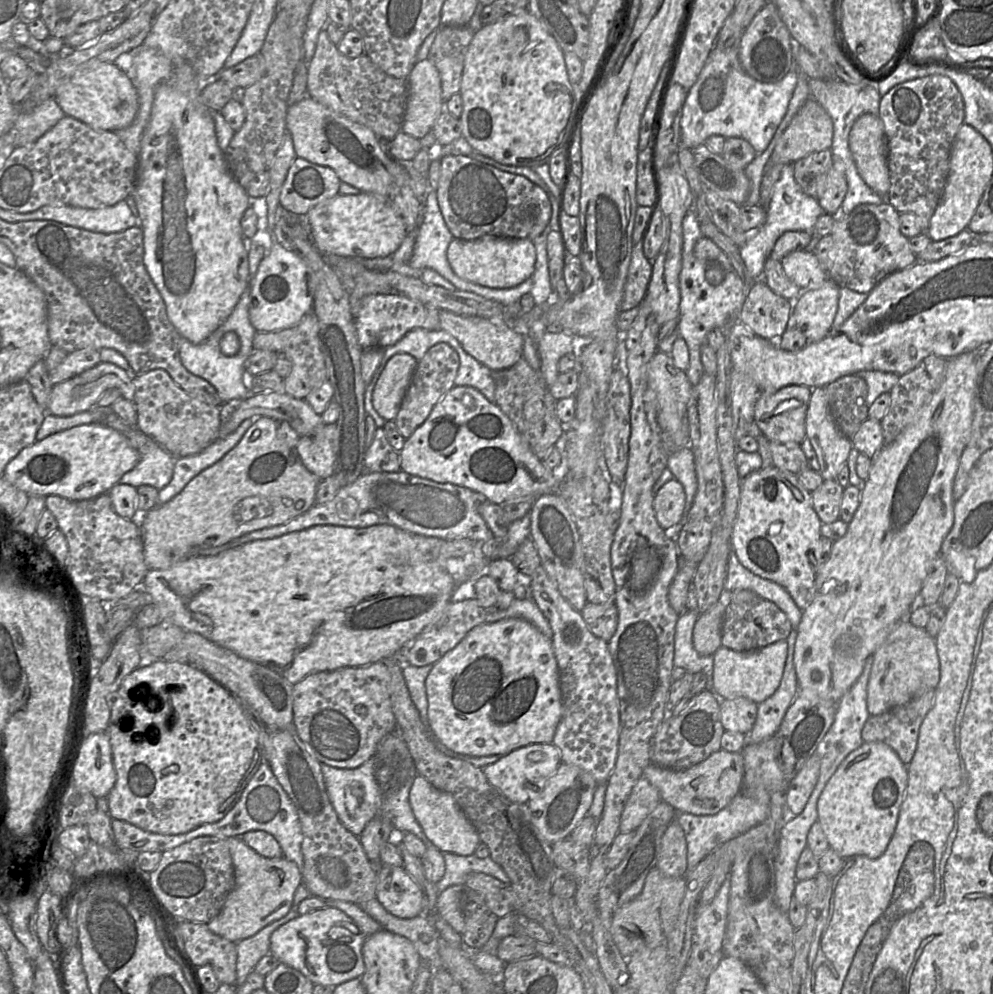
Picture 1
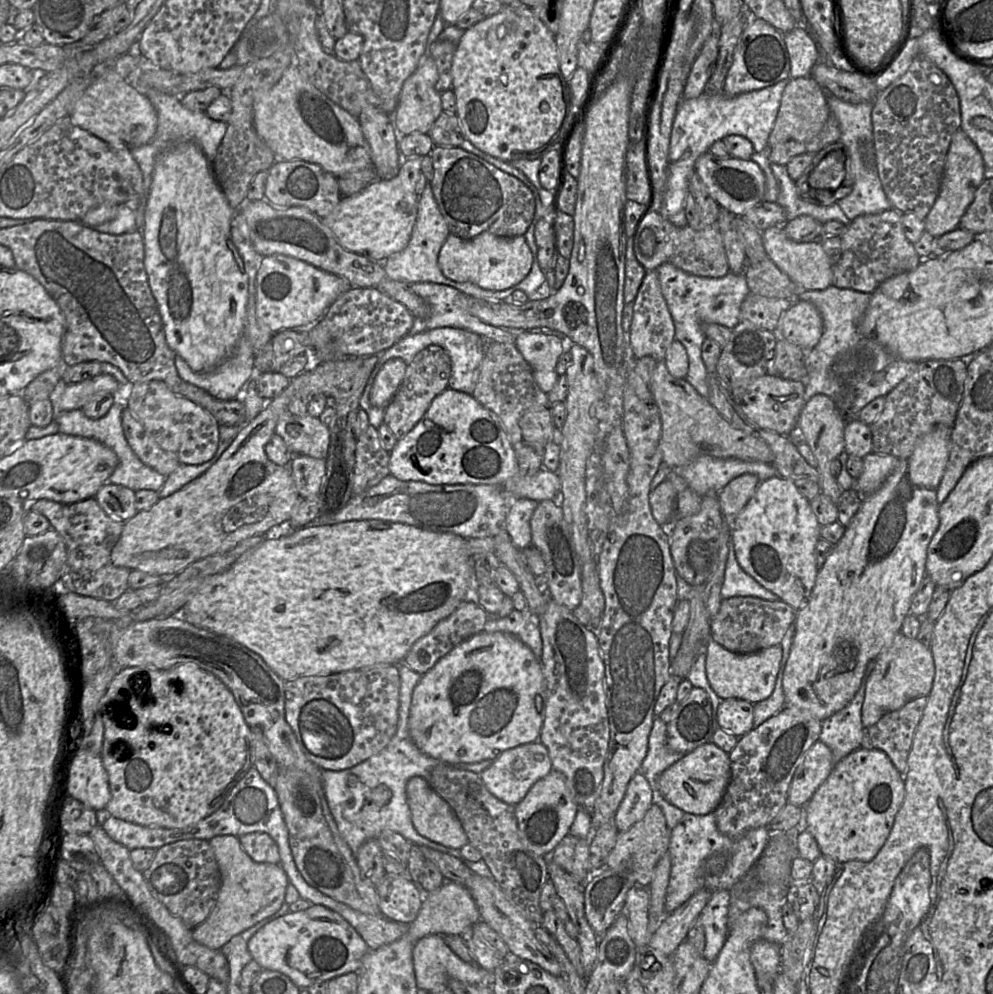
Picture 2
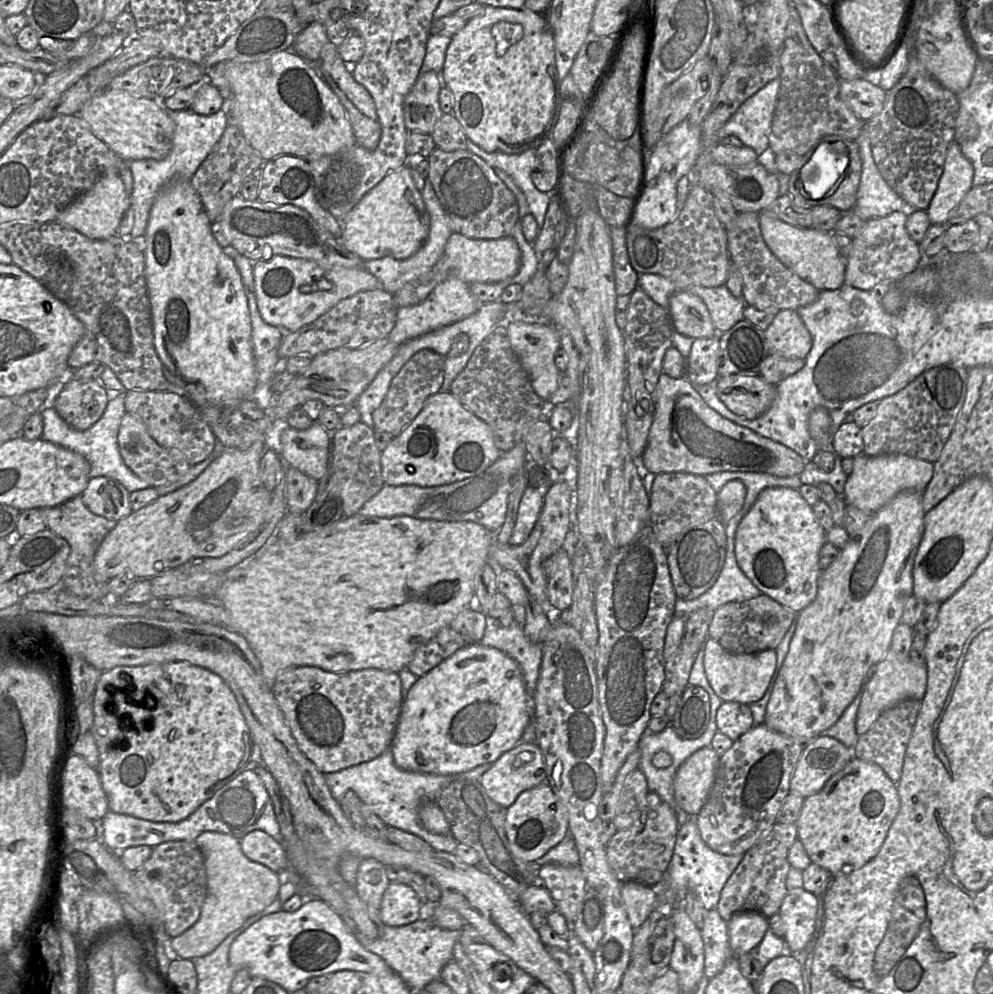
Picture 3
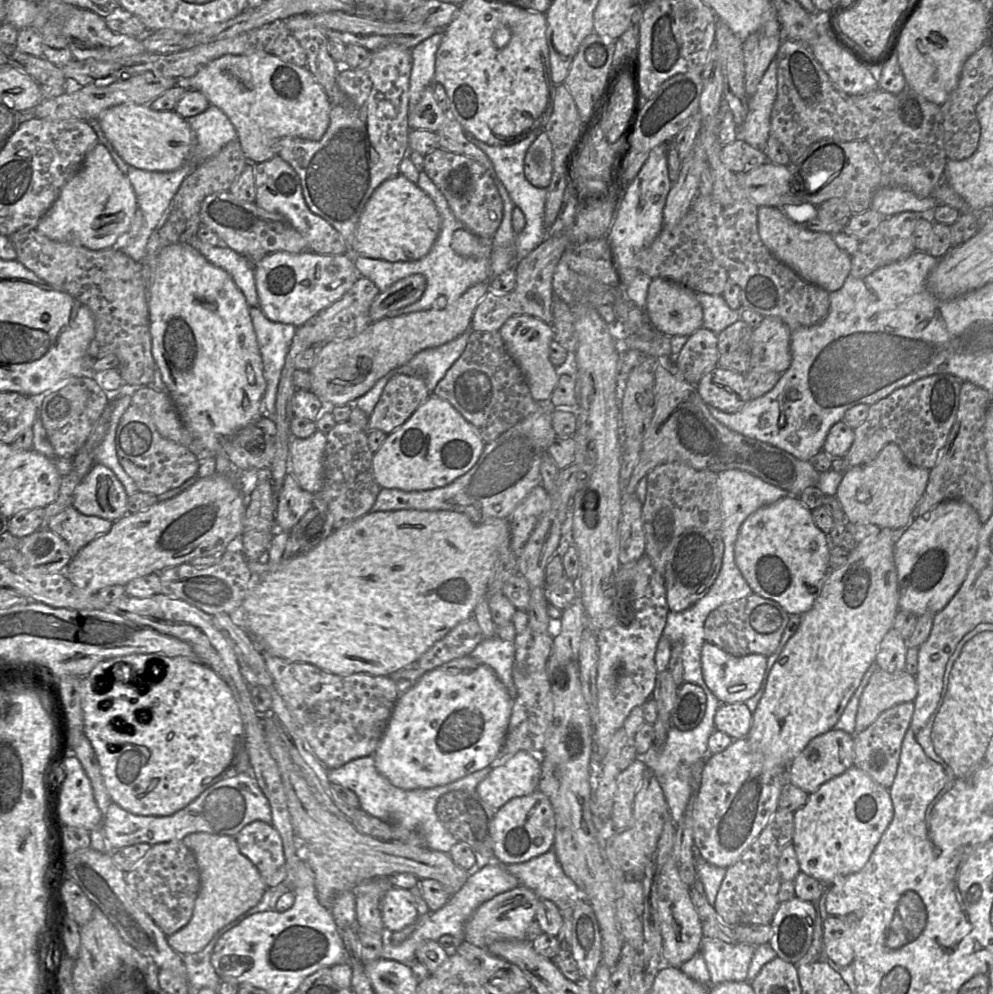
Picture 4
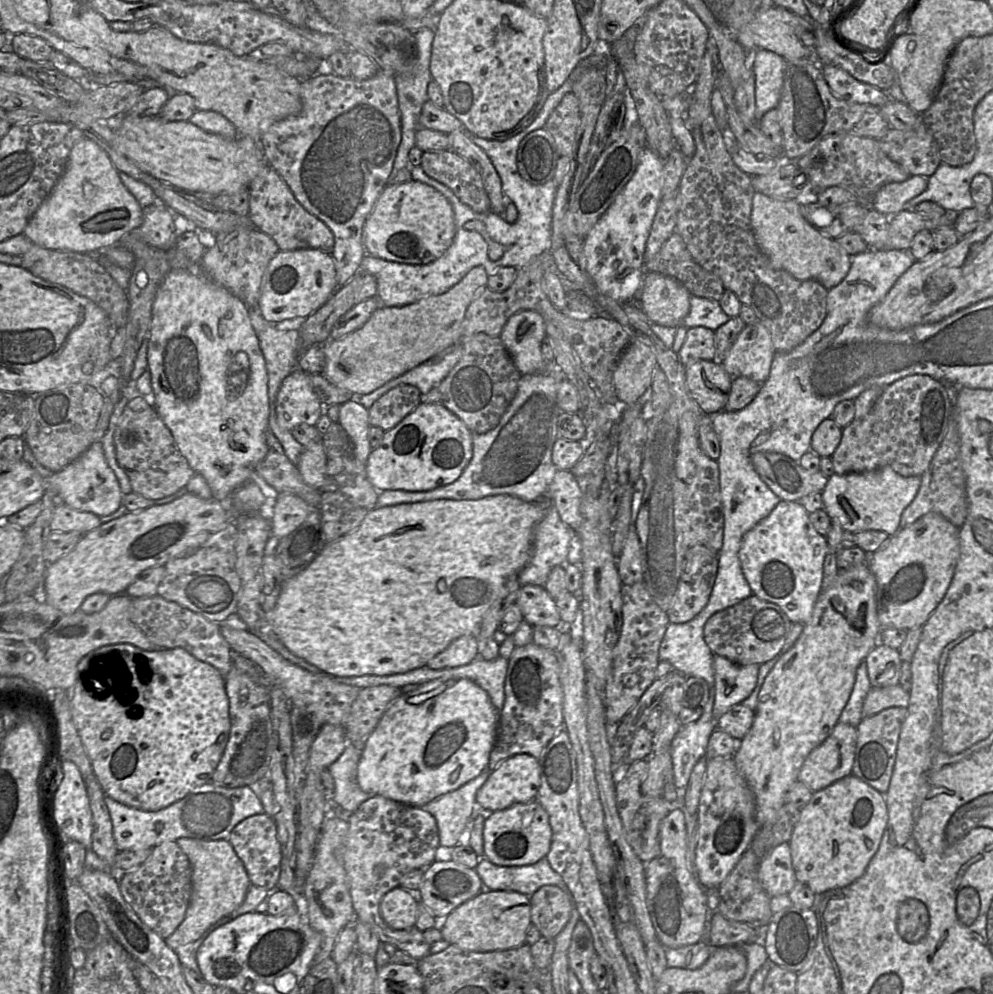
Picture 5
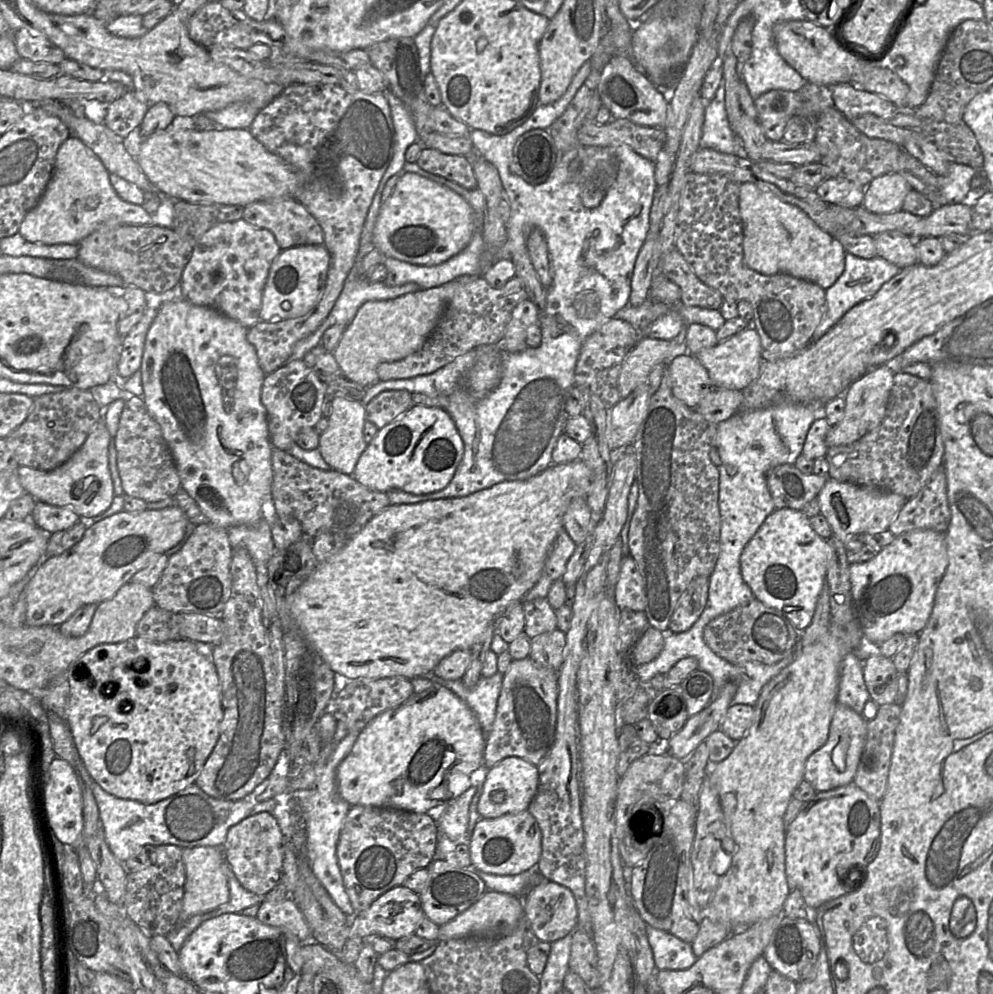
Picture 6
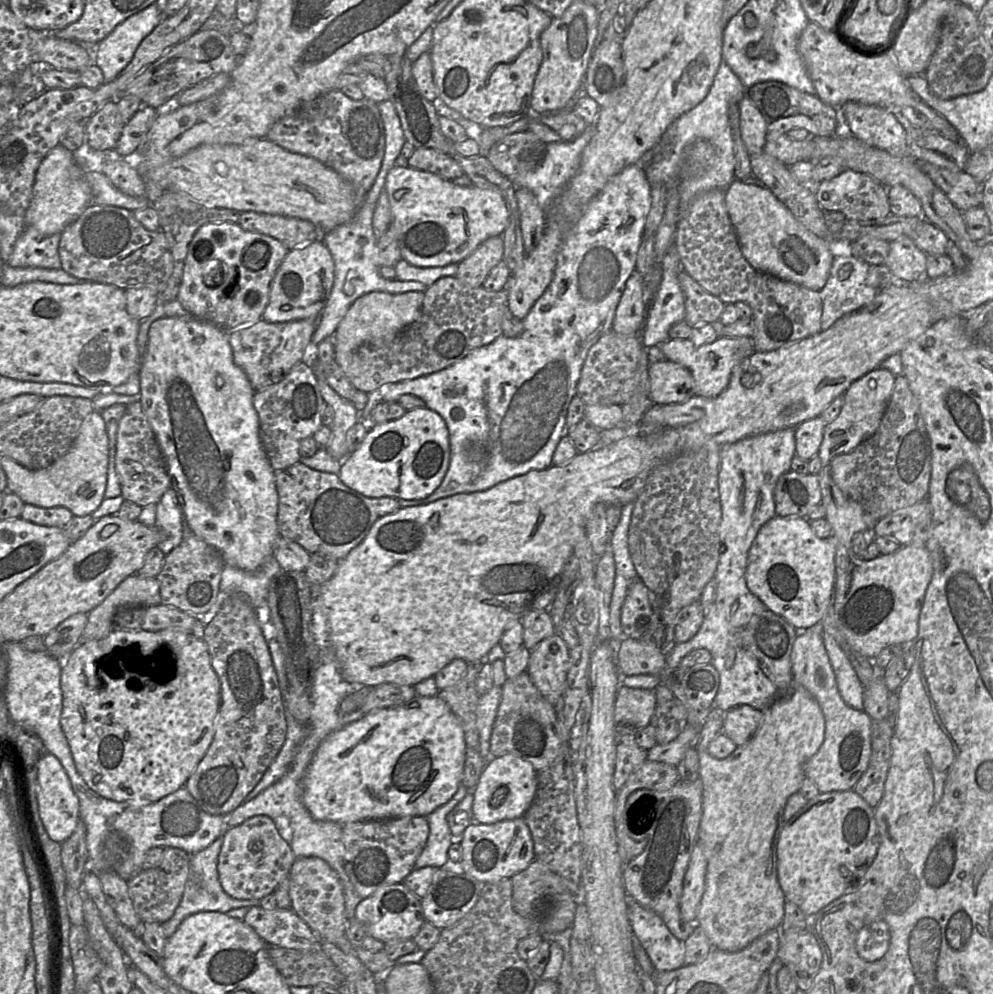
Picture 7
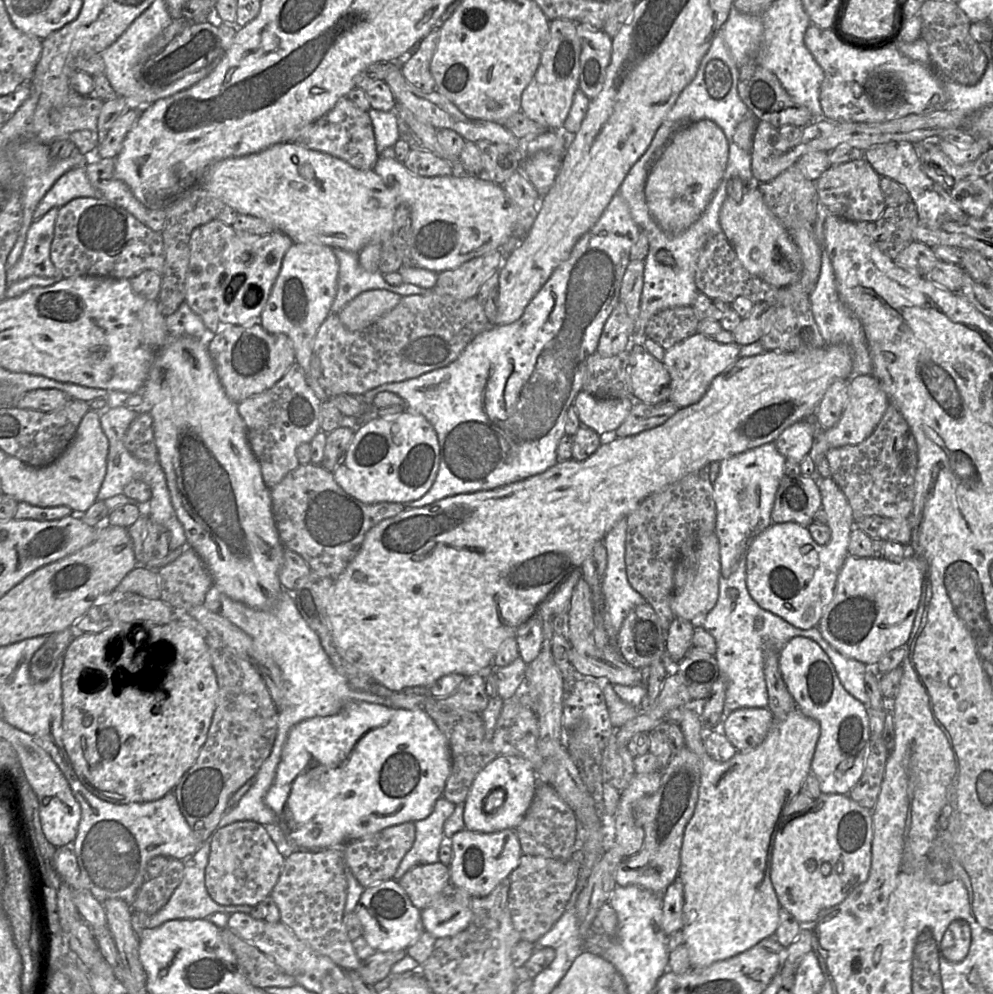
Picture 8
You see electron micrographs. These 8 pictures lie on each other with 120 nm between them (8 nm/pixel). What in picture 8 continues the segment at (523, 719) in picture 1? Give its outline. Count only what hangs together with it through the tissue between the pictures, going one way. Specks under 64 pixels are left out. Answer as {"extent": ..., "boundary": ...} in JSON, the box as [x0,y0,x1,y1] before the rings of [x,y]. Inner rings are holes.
{"extent":[265,701,451,851],"boundary":[[[353,701],[331,716],[317,716],[294,725],[283,746],[274,781],[268,790],[265,802],[278,818],[278,824],[286,839],[299,850],[319,851],[343,848],[343,845],[376,833],[386,827],[414,822],[427,818],[435,802],[442,797],[447,778],[451,772],[451,753],[447,738],[432,718],[421,709],[393,708],[376,703]]]}

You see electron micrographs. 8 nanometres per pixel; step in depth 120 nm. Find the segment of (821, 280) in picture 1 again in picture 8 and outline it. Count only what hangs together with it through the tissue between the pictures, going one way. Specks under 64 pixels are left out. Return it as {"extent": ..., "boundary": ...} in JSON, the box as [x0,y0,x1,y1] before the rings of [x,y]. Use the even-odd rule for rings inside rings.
{"extent":[719,183,803,287],"boundary":[[[755,183],[746,187],[741,201],[736,202],[731,197],[725,199],[720,210],[719,220],[722,231],[735,250],[739,261],[750,274],[775,287],[785,287],[799,280],[803,269],[800,251],[794,243],[791,233],[764,203],[763,195]]]}

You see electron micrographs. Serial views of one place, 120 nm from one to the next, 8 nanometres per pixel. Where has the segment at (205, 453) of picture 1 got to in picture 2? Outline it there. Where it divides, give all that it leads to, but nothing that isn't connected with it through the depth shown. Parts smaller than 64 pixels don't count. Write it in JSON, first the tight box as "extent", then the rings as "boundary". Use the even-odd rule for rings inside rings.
{"extent":[158,440,231,498],"boundary":[[[229,440],[220,442],[215,455],[207,462],[199,465],[182,464],[177,470],[166,476],[163,487],[158,491],[159,498],[170,496],[203,474],[220,458],[223,452],[230,446],[231,442]]]}

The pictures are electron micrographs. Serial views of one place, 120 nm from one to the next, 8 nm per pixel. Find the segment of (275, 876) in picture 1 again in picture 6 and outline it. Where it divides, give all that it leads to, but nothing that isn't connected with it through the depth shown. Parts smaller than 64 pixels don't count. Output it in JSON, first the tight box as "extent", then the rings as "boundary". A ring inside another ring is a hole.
{"extent":[178,846,229,925],"boundary":[[[213,846],[183,848],[182,858],[186,869],[186,881],[178,925],[185,923],[195,915],[214,910],[229,900],[228,878],[224,873],[226,861],[222,848]]]}

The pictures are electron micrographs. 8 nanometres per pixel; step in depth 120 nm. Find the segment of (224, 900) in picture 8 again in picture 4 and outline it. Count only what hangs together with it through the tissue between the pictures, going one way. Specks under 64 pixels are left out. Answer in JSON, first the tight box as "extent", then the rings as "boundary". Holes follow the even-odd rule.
{"extent":[235,822,286,888],"boundary":[[[251,822],[235,838],[240,852],[257,867],[267,888],[275,888],[284,881],[286,861],[283,843],[271,824]]]}

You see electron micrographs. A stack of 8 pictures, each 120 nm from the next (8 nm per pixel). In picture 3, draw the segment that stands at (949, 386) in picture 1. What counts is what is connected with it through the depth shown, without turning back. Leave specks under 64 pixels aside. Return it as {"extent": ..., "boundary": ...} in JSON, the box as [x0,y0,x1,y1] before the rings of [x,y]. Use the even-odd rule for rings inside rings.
{"extent":[764,491,925,745],"boundary":[[[902,491],[898,493],[889,503],[872,514],[871,519],[864,525],[857,535],[850,536],[848,542],[841,550],[837,559],[818,578],[818,591],[813,602],[797,614],[797,626],[791,639],[788,653],[781,666],[773,691],[769,698],[764,725],[768,728],[787,735],[797,742],[807,745],[841,717],[846,708],[852,703],[859,690],[865,685],[867,677],[872,669],[878,664],[890,649],[893,632],[901,622],[904,605],[910,595],[913,594],[912,569],[914,559],[924,532],[925,511],[921,502],[922,492]]]}

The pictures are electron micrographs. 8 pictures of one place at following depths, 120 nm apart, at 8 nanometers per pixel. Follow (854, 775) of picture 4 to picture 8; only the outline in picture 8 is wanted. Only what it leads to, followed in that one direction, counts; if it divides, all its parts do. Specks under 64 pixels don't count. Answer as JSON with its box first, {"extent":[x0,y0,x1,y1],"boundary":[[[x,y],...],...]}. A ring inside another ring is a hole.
{"extent":[770,793,872,924],"boundary":[[[822,793],[804,810],[785,816],[775,837],[770,873],[780,906],[800,924],[813,923],[822,910],[841,903],[867,879],[872,861],[872,841],[872,811],[860,806],[849,795]]]}

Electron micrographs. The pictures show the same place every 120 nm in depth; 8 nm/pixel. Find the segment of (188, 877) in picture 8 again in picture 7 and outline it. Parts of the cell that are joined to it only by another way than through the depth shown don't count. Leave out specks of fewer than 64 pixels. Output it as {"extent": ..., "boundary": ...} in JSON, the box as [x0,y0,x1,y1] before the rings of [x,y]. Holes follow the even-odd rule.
{"extent":[160,836,260,939],"boundary":[[[222,836],[216,839],[204,850],[192,855],[189,863],[189,877],[185,884],[182,899],[172,917],[160,924],[163,935],[167,939],[174,934],[180,923],[189,915],[200,912],[226,913],[231,909],[258,906],[260,900],[241,900],[227,895],[218,879],[218,858],[223,844]]]}

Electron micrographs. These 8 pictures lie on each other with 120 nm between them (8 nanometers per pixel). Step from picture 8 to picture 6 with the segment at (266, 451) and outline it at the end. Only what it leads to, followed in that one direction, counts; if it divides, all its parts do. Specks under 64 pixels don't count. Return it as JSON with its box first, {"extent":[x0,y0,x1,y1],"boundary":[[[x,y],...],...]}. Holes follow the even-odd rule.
{"extent":[261,359,326,452],"boundary":[[[302,359],[287,362],[277,371],[266,375],[261,391],[261,402],[267,411],[268,430],[272,447],[288,452],[294,444],[297,444],[297,436],[303,429],[314,428],[319,422],[325,401],[326,383],[322,382]]]}

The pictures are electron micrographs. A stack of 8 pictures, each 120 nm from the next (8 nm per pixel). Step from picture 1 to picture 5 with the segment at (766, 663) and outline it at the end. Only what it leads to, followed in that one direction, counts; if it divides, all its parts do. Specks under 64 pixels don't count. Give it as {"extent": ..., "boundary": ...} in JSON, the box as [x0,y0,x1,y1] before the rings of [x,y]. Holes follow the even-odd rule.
{"extent":[713,655,759,720],"boundary":[[[713,655],[715,720],[750,696],[757,684],[759,666],[741,666],[722,656]]]}

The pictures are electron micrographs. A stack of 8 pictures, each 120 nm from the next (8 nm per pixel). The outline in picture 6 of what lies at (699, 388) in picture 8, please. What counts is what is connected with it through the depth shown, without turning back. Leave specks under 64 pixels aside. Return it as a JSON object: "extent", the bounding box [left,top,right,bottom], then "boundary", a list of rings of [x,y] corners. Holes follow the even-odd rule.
{"extent":[618,325,763,398],"boundary":[[[752,325],[713,347],[700,350],[694,356],[708,371],[715,388],[733,390],[743,390],[754,381],[763,362],[760,337]],[[640,336],[622,363],[618,377],[621,398],[626,398],[640,384],[647,382],[655,365],[667,363],[673,356],[685,353],[685,346],[676,346],[672,340]]]}

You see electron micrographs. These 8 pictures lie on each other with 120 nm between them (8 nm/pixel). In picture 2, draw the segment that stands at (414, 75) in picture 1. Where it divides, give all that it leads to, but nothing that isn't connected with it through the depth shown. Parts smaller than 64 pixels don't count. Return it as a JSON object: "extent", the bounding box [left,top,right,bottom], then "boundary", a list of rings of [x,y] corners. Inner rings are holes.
{"extent":[388,53,442,135],"boundary":[[[426,53],[420,60],[416,70],[404,82],[395,112],[388,113],[388,115],[397,133],[401,135],[426,134],[442,111],[437,66],[429,53]]]}

